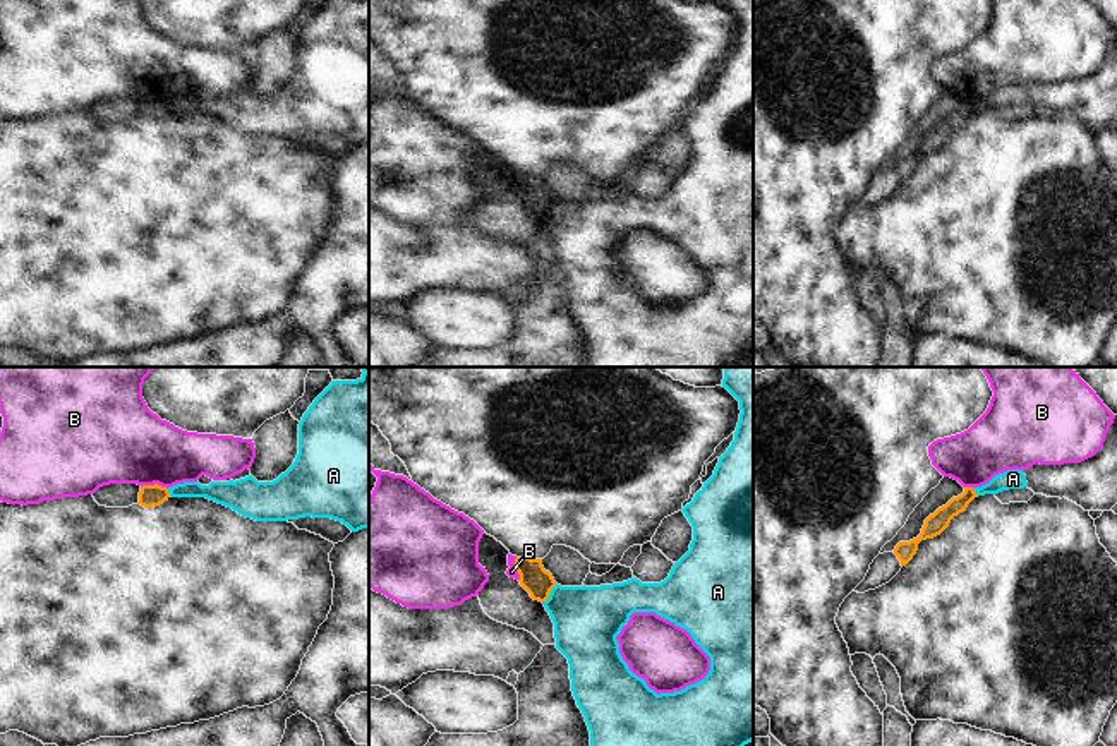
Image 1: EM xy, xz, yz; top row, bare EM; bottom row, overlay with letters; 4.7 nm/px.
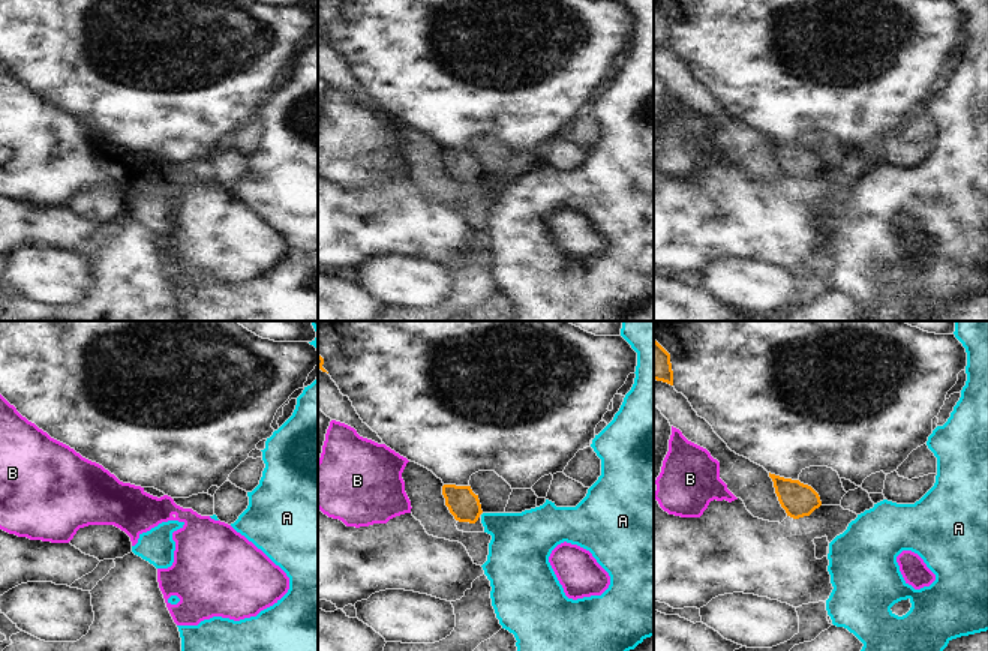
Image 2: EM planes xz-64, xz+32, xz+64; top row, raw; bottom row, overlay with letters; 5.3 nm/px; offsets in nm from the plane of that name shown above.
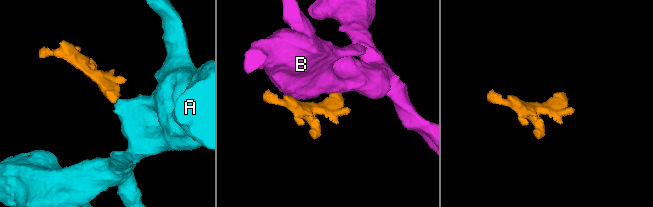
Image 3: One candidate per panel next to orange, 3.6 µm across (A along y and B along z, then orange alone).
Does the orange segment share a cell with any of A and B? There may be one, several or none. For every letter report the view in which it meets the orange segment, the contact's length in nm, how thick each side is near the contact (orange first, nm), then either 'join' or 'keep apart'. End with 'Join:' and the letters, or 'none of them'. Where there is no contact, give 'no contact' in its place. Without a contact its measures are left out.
A: xz | 110 nm | 140/320 nm | keep apart
B: xy | 130 nm | 100/380 nm | keep apart
Join: none of them

